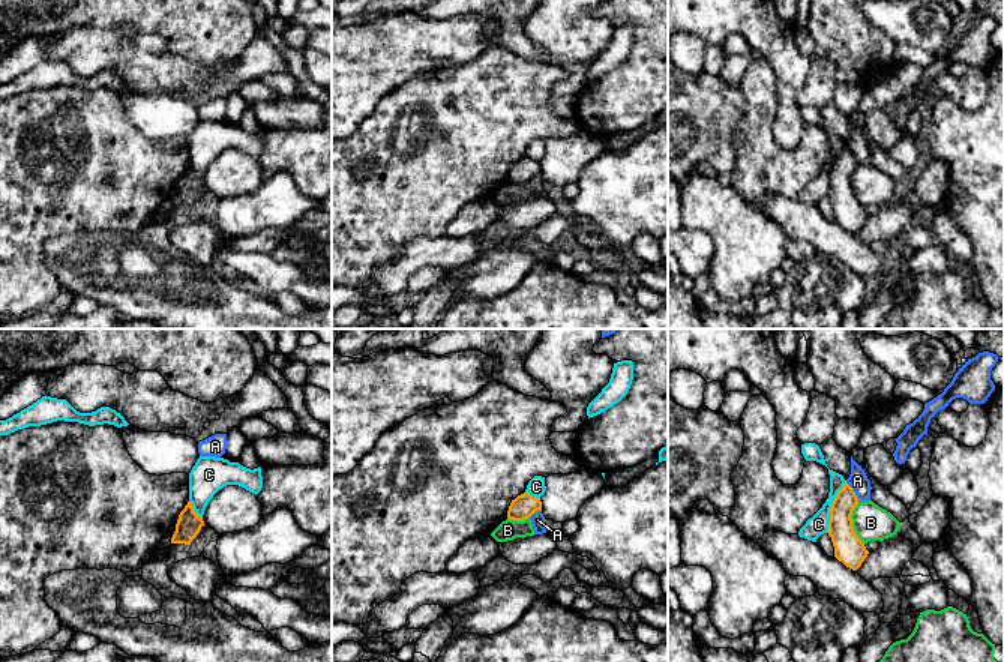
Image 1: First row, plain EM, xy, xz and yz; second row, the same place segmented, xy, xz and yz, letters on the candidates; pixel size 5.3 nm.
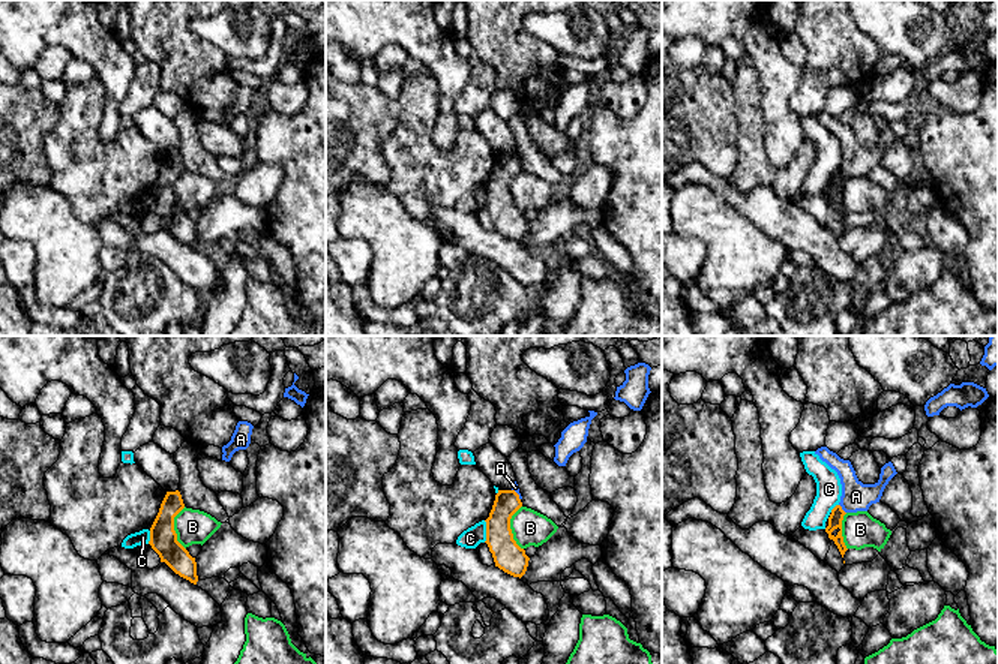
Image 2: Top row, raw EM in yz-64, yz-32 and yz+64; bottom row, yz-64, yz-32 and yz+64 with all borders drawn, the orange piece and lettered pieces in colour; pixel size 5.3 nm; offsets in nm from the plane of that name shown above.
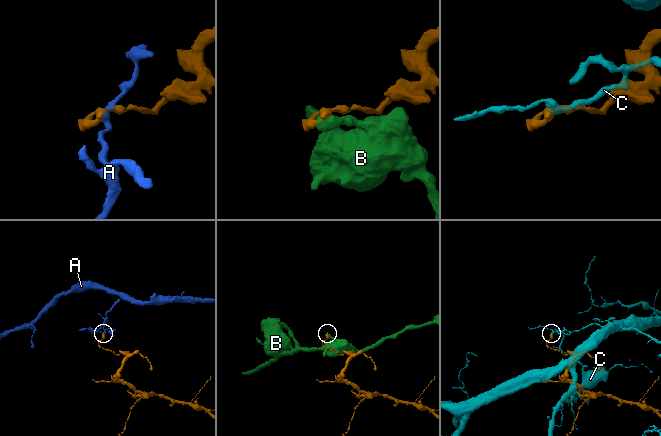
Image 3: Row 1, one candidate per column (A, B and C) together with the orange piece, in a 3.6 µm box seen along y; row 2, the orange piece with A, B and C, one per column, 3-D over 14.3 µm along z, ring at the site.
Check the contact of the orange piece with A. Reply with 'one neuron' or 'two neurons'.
two neurons

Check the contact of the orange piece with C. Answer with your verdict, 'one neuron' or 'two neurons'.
two neurons

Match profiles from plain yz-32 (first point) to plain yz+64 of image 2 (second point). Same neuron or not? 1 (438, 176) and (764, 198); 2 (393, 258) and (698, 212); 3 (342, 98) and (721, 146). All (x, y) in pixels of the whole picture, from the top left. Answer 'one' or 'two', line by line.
1: two
2: one
3: one

